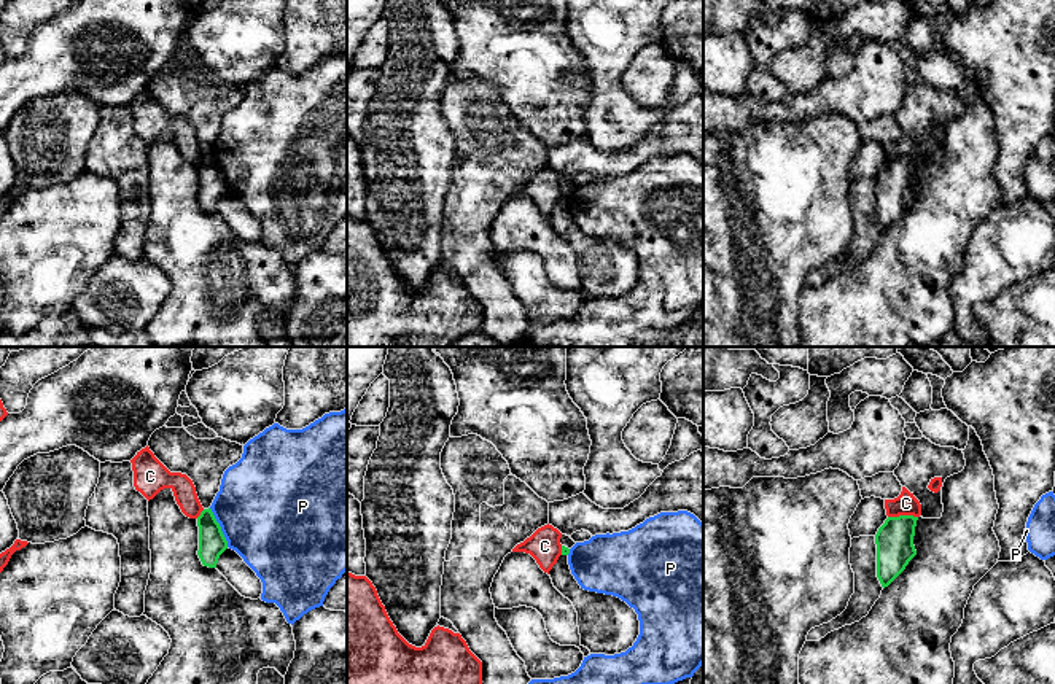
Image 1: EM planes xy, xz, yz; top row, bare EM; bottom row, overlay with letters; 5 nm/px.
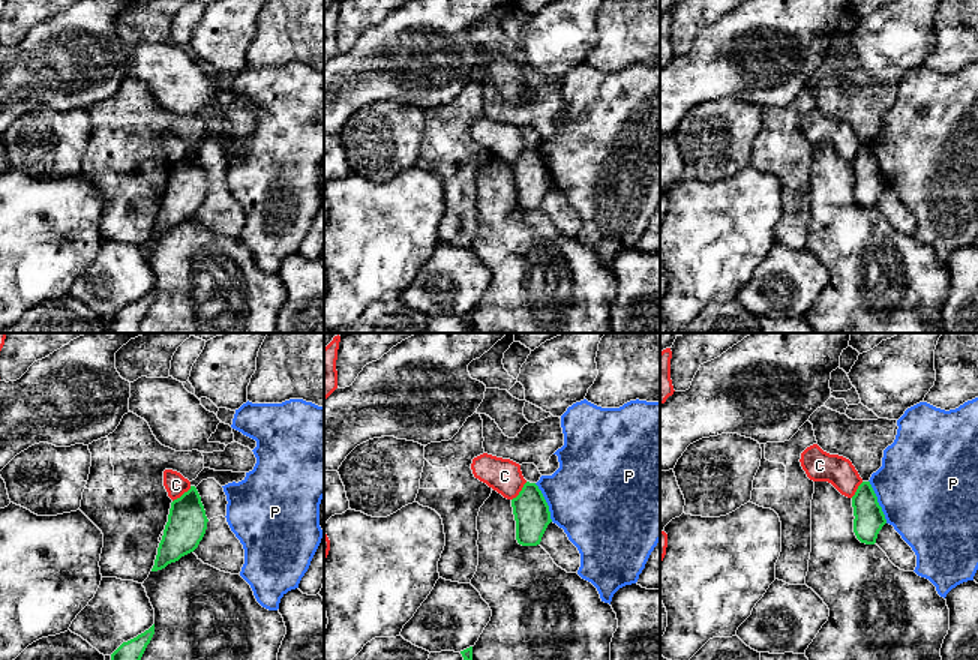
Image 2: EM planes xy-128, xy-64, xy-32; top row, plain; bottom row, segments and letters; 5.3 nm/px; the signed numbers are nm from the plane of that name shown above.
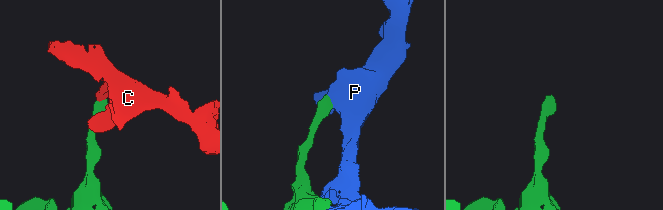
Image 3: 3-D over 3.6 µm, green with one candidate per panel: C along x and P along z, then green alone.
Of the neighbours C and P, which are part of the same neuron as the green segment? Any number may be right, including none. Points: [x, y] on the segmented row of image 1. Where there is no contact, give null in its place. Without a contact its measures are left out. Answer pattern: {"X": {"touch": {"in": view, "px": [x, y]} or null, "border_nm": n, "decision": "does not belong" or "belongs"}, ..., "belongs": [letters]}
{"C": {"touch": {"in": "yz", "px": [903, 516]}, "border_nm": 150, "decision": "does not belong"}, "P": {"touch": {"in": "xy", "px": [220, 527]}, "border_nm": 220, "decision": "does not belong"}, "belongs": []}

